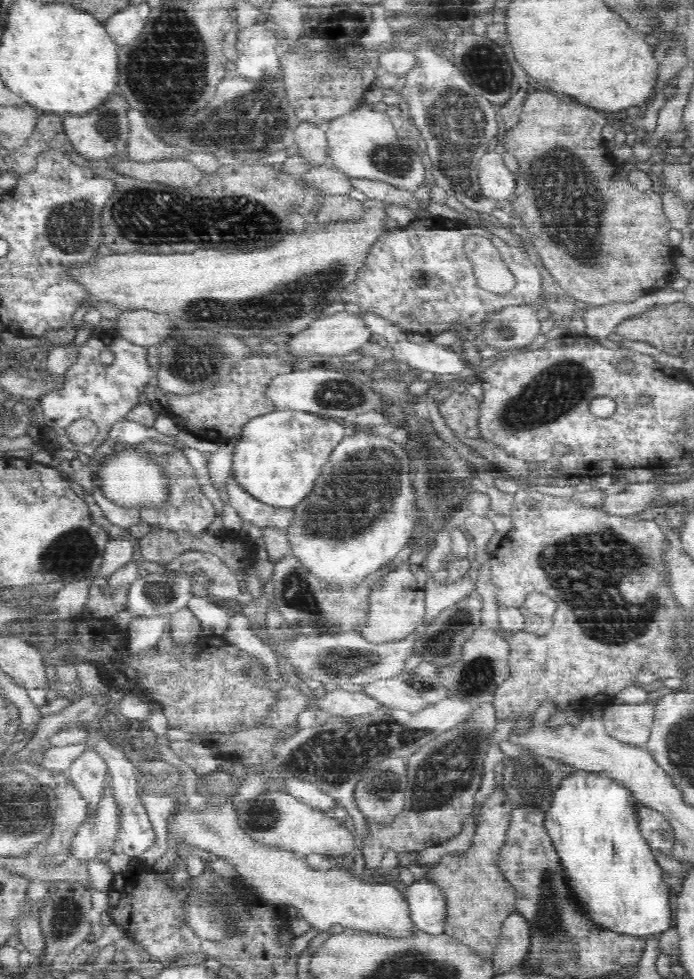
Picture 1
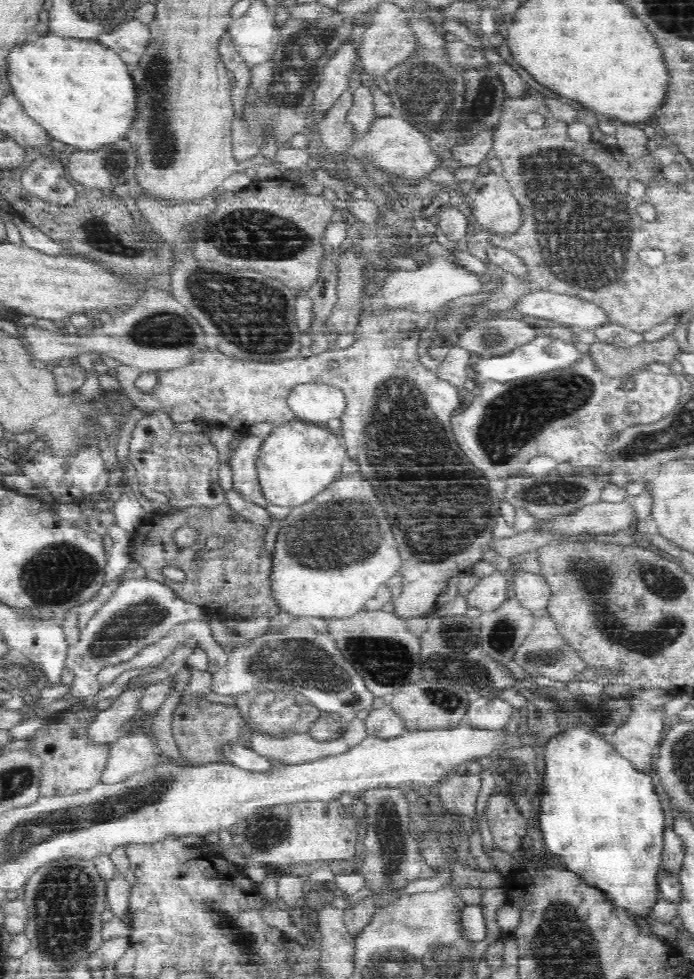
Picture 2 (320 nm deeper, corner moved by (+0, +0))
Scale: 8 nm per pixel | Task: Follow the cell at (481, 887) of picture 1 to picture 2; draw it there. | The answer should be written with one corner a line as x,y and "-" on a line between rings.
496,790
487,801
487,810
494,846
505,853
520,848
527,838
527,823
514,800

